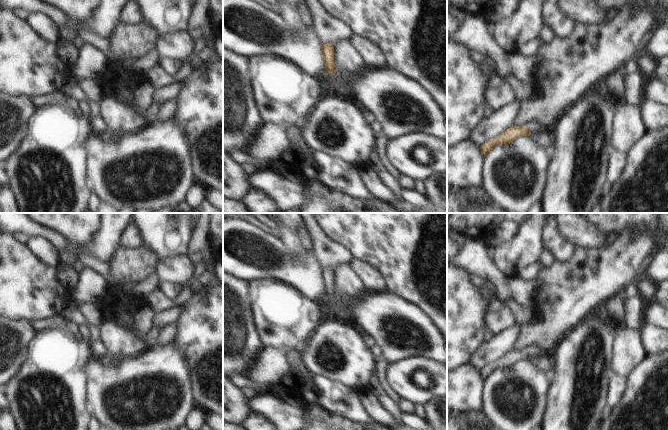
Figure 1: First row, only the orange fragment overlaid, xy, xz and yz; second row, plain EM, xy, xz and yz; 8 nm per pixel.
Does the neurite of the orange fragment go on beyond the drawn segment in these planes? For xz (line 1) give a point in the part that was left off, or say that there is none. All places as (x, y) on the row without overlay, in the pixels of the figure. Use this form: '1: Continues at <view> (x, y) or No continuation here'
1: Continues at xz (329, 305).

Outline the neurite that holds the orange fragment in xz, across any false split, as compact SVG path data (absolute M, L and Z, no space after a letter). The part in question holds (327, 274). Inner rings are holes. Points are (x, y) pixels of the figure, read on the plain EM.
M330 267L322 268L321 277L324 283L327 301L324 305L326 314L330 315L334 308L334 298L336 297L334 287L334 270Z

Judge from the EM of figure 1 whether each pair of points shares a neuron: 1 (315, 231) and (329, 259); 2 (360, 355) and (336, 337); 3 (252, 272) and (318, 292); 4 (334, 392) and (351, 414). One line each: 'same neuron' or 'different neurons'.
1: same neuron
2: same neuron
3: same neuron
4: same neuron

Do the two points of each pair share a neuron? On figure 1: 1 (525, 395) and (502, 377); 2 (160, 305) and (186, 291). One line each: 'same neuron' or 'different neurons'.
1: same neuron
2: same neuron

